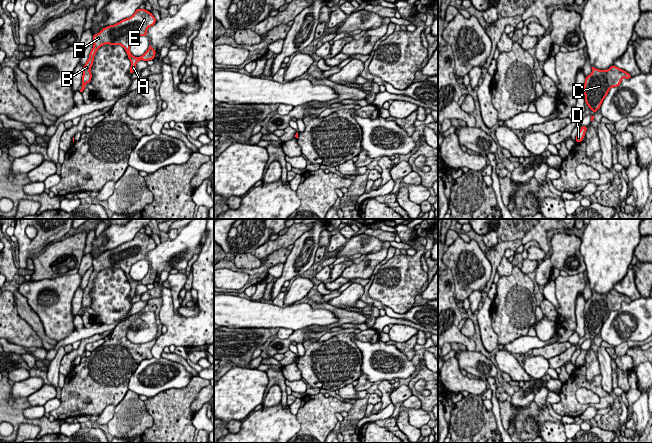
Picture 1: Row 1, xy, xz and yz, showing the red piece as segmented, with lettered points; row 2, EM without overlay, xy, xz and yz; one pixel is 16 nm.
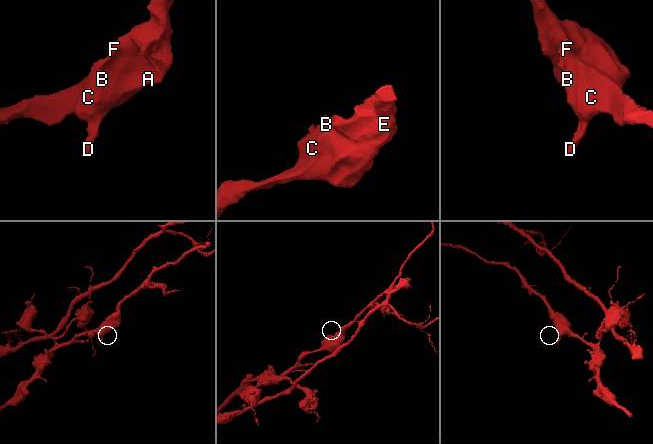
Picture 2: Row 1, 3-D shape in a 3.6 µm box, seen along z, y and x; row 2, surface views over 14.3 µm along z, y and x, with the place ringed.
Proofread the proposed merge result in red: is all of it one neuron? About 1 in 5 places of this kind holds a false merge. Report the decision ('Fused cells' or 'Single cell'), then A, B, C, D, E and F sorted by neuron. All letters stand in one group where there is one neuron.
Single cell. Groups: A B C D E F

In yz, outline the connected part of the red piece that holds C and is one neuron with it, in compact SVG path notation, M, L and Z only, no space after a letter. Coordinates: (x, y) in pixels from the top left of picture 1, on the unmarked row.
M612 289L608 294L591 292L592 297L585 302L584 319L585 327L590 334L596 337L609 314L612 311L618 311L623 302L630 303L632 300L615 289Z

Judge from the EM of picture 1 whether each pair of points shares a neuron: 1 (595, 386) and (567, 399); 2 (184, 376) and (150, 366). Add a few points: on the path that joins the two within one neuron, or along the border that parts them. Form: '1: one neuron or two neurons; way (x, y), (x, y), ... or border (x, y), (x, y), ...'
1: one neuron; way (587, 385), (577, 385), (571, 391)
2: one neuron; way (176, 377), (167, 382), (158, 374)

